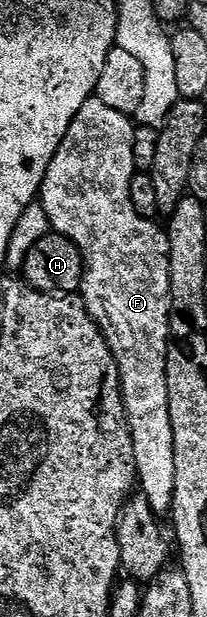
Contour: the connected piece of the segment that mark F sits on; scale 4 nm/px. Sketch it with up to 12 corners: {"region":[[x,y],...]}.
{"region":[[97,96],[42,181],[118,365],[140,493],[173,511],[170,241]]}

